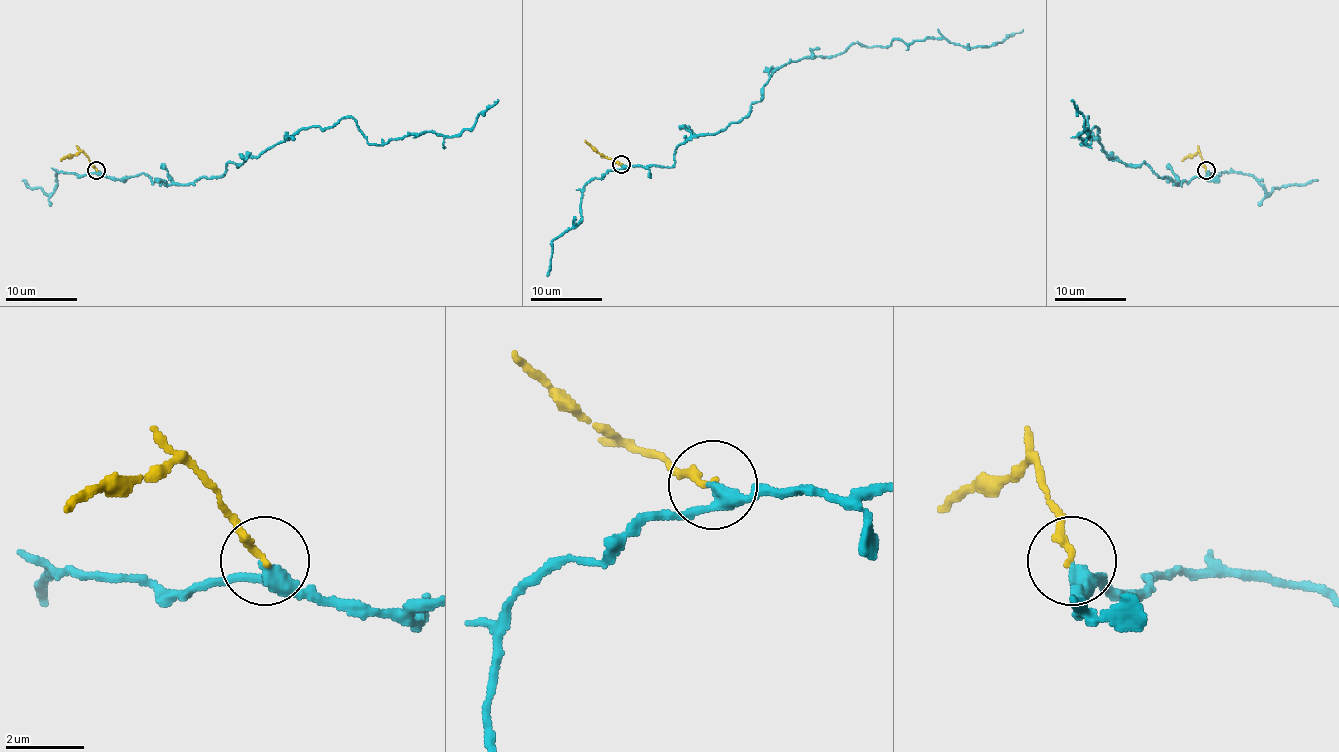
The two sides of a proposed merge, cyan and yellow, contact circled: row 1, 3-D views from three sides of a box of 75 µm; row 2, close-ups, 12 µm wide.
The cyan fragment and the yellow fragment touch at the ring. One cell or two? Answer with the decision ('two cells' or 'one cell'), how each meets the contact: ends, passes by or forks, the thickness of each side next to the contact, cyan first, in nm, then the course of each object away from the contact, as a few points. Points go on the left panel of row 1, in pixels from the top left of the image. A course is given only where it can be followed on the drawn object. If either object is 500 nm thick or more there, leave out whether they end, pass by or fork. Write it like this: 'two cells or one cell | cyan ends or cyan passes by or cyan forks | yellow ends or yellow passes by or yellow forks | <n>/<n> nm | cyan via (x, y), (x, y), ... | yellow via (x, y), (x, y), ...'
two cells | cyan passes by | yellow ends | 280/170 nm | cyan via (97, 170), (191, 184), (302, 129), (353, 118), (371, 143), (459, 136), (499, 100) | yellow via (97, 170), (83, 152), (68, 154), (61, 161)

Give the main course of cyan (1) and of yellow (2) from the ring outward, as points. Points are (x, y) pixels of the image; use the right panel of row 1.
1: (1206, 170), (1176, 184), (1109, 157), (1089, 118), (1080, 143), (1089, 136), (1071, 100)
2: (1206, 170), (1199, 152), (1188, 154), (1181, 161)

